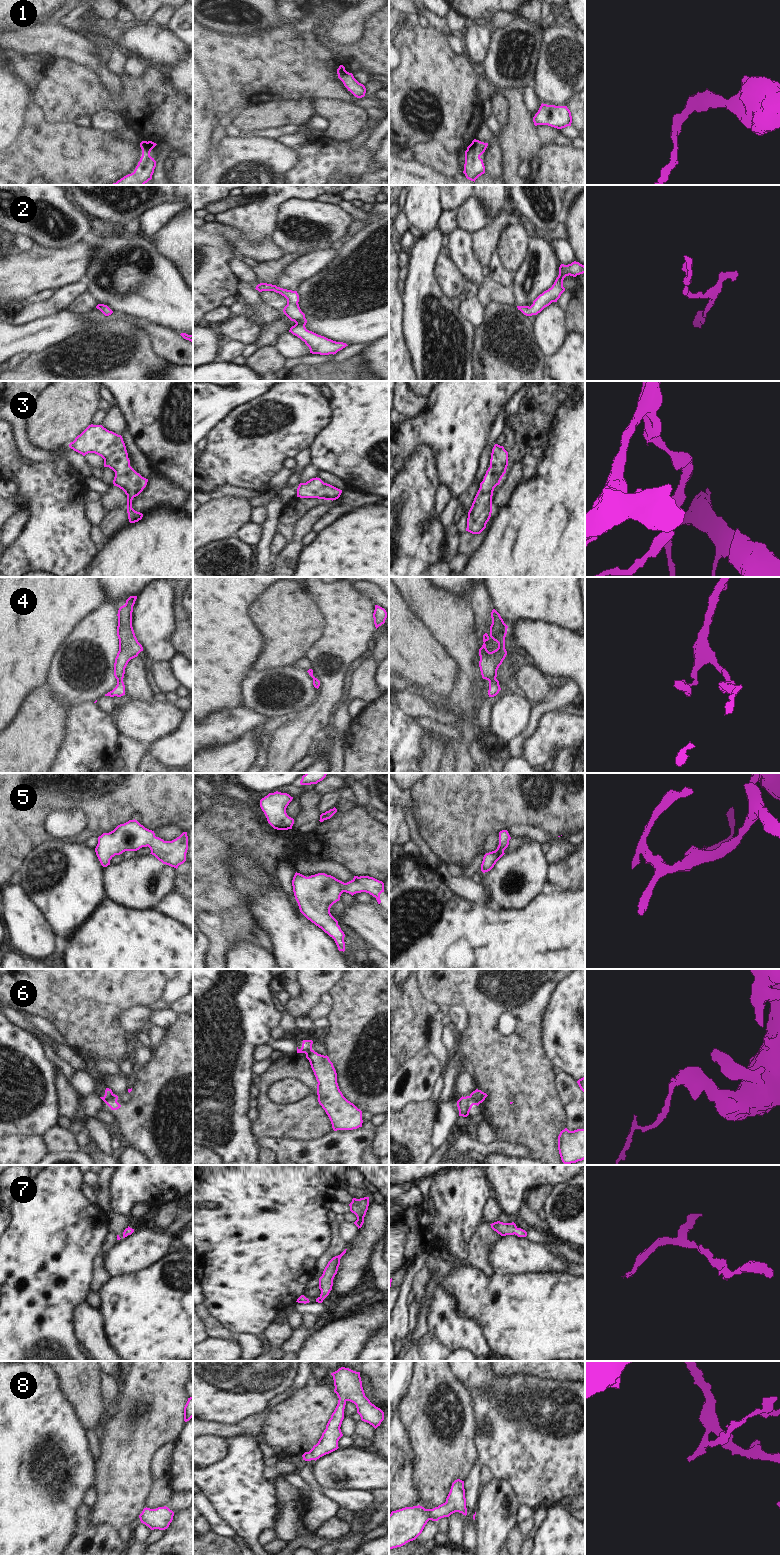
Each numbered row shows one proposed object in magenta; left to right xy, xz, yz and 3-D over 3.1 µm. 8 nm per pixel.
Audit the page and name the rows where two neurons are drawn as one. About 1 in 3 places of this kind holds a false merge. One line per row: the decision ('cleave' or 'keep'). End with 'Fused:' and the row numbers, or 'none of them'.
1: keep
2: keep
3: keep
4: keep
5: keep
6: cleave
7: keep
8: keep
Fused: 6

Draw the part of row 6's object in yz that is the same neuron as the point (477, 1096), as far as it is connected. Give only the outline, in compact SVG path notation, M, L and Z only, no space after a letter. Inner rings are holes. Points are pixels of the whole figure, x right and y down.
M476 1089L475 1091L473 1091L471 1094L470 1094L470 1099L473 1103L473 1105L479 1105L480 1103L482 1103L485 1098L487 1097L488 1095L484 1092L482 1092L481 1090L478 1090Z

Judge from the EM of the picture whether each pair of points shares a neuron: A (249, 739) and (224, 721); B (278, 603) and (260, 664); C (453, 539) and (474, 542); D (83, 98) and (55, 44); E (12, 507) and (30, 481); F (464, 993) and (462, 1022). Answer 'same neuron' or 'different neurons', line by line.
A: different neurons
B: same neuron
C: different neurons
D: different neurons
E: different neurons
F: different neurons

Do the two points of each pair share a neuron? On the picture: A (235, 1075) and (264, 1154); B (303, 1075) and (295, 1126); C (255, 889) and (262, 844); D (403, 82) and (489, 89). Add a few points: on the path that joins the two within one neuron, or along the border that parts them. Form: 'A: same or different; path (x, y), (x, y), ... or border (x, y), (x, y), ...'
A: different; border (257, 1146), (258, 1154)
B: same; path (313, 1088), (313, 1097), (309, 1103), (307, 1113)
C: different; border (240, 852), (244, 852), (274, 876)
D: different; border (476, 76), (477, 93), (481, 100)

